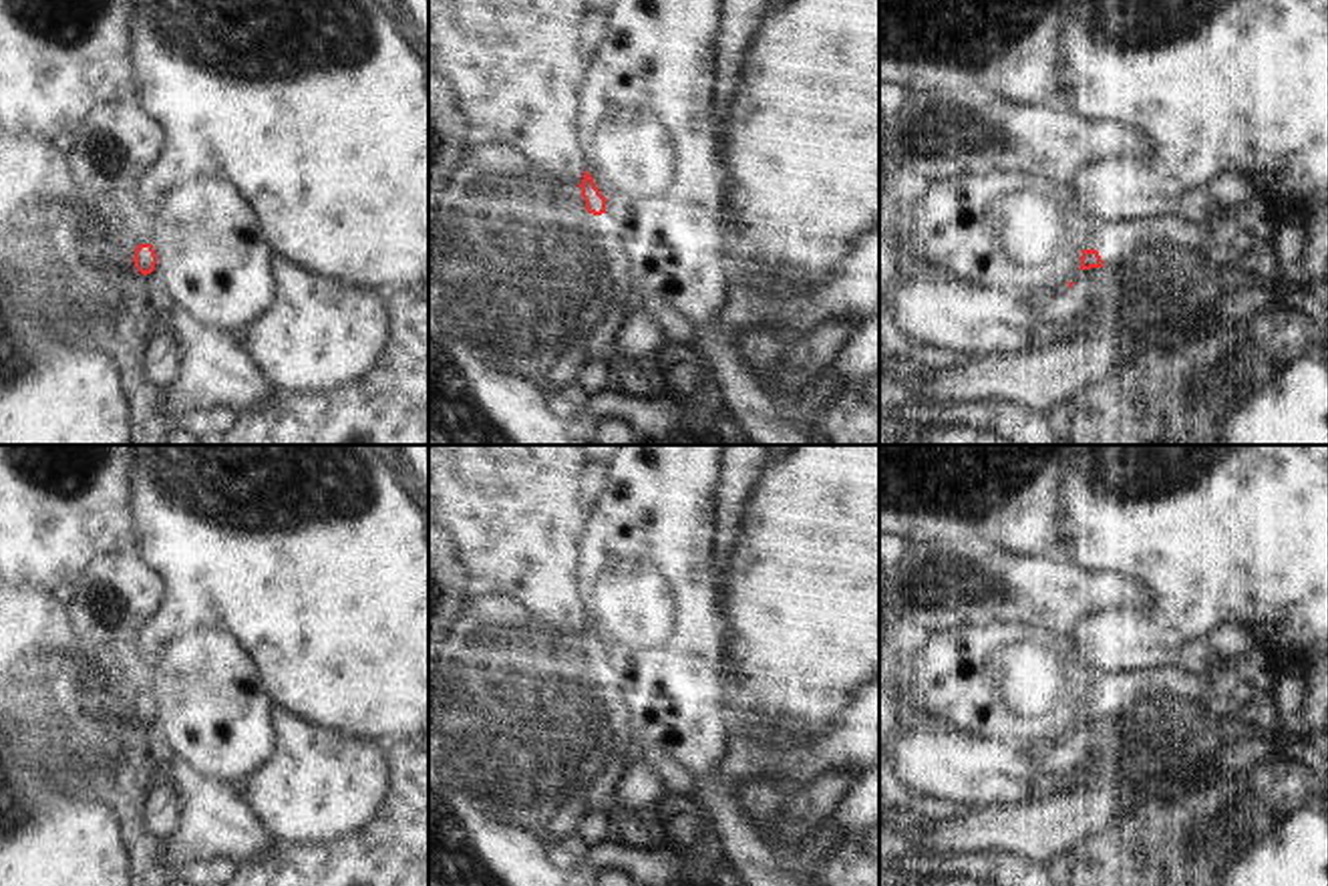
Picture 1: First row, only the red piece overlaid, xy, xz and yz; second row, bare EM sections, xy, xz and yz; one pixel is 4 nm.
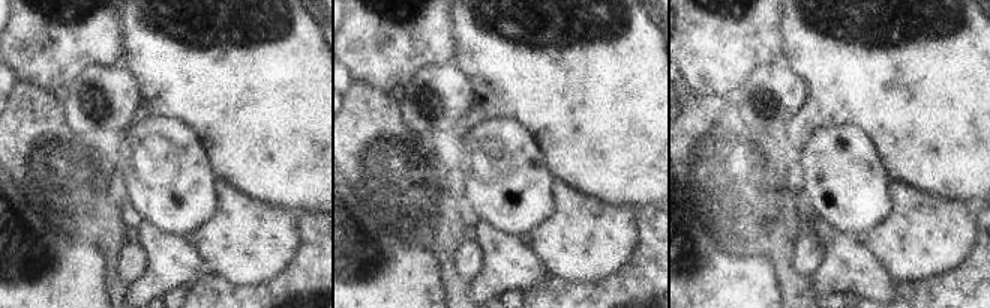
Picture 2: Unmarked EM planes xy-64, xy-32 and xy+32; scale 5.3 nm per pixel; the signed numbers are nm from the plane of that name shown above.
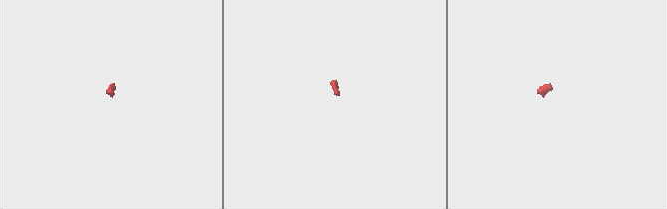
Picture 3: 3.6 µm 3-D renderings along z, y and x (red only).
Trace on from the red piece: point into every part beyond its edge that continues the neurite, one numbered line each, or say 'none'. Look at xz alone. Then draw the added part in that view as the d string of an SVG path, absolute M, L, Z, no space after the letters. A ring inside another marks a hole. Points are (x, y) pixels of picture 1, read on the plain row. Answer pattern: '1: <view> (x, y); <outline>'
1: xz (624, 737); M577 636L577 648L579 648L579 654L582 654L584 662L586 662L586 673L588 673L594 689L596 689L604 699L610 701L610 755L612 755L612 757L618 757L618 755L632 753L632 755L638 757L646 767L656 769L656 767L660 765L660 761L666 757L666 751L660 749L660 747L656 747L654 743L646 741L646 739L638 733L638 729L634 727L634 723L630 721L630 715L628 715L628 711L626 711L626 701L624 701L624 695L626 695L628 687L622 685L616 669L612 667L612 662L618 658L618 646L614 644L612 648L608 648L608 652L606 652L606 662L604 662L602 667L594 667L594 664L590 664L590 662L586 660L586 652L584 652L584 648L582 648L582 638L579 638L579 636Z

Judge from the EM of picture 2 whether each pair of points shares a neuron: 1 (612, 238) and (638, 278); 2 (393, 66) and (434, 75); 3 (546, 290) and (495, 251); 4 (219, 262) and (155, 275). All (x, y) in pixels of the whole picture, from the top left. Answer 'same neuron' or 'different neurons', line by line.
1: different neurons
2: different neurons
3: different neurons
4: different neurons

